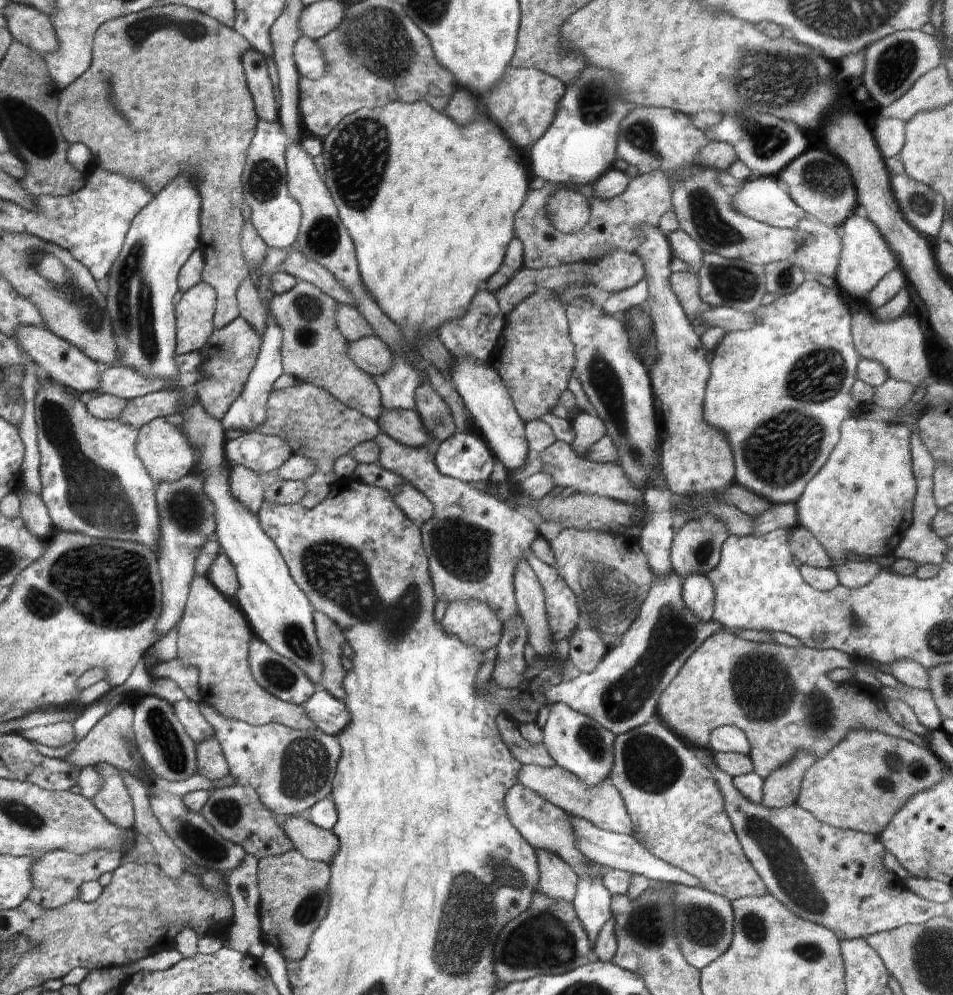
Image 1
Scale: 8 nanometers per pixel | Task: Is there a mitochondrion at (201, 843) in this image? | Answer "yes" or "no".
yes

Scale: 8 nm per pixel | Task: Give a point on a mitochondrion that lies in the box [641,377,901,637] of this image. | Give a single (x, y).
(705, 548)

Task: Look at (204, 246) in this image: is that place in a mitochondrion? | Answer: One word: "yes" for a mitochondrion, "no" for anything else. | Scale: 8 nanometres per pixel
no

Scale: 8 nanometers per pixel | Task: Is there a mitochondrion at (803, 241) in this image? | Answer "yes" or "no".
yes

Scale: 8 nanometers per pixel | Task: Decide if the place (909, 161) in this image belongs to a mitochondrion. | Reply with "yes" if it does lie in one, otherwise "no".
no

